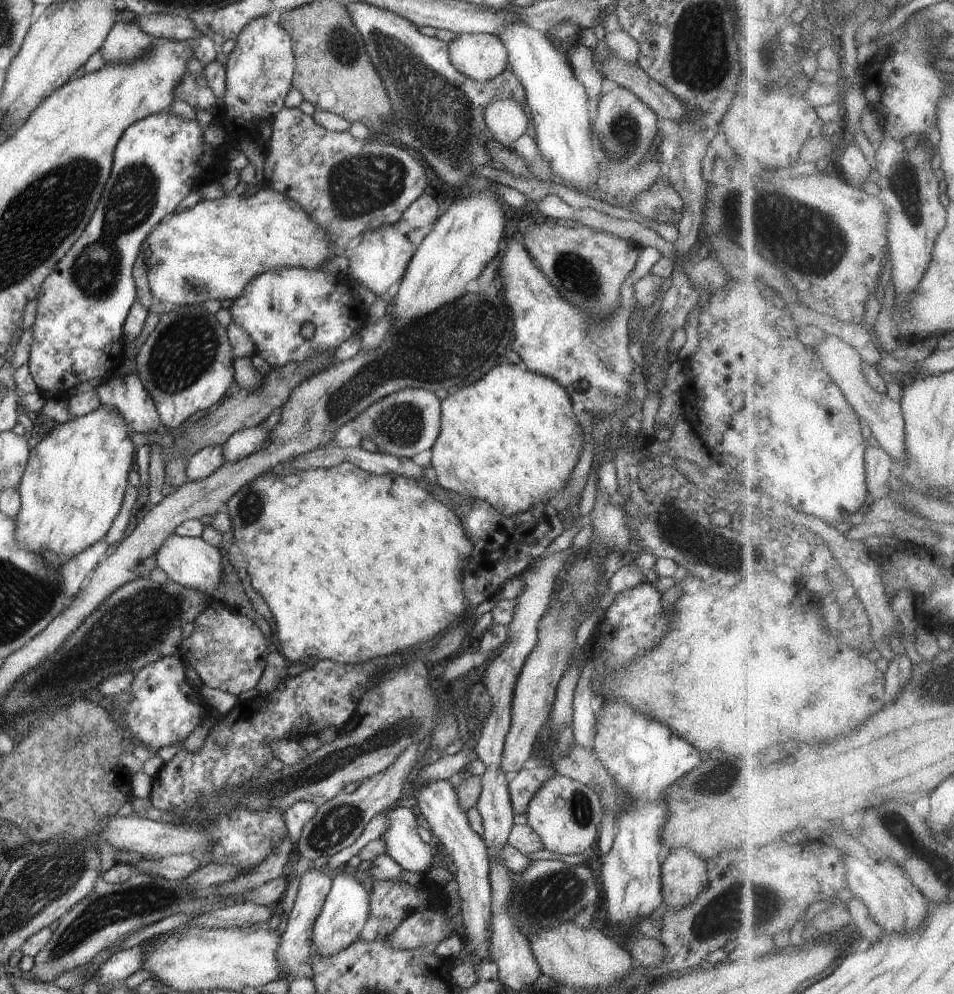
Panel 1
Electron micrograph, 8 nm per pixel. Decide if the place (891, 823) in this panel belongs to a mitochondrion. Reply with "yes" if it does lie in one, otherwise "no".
yes

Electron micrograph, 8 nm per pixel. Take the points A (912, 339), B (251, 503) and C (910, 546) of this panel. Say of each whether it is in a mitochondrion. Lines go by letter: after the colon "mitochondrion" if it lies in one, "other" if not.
A: other
B: mitochondrion
C: other

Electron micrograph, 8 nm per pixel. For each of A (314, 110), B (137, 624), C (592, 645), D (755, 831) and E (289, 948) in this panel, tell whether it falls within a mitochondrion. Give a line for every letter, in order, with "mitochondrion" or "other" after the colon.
A: other
B: mitochondrion
C: other
D: other
E: other

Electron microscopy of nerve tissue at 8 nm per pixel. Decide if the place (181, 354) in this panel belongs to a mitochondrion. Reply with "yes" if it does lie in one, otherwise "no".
yes

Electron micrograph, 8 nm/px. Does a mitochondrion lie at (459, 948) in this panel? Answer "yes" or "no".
no

